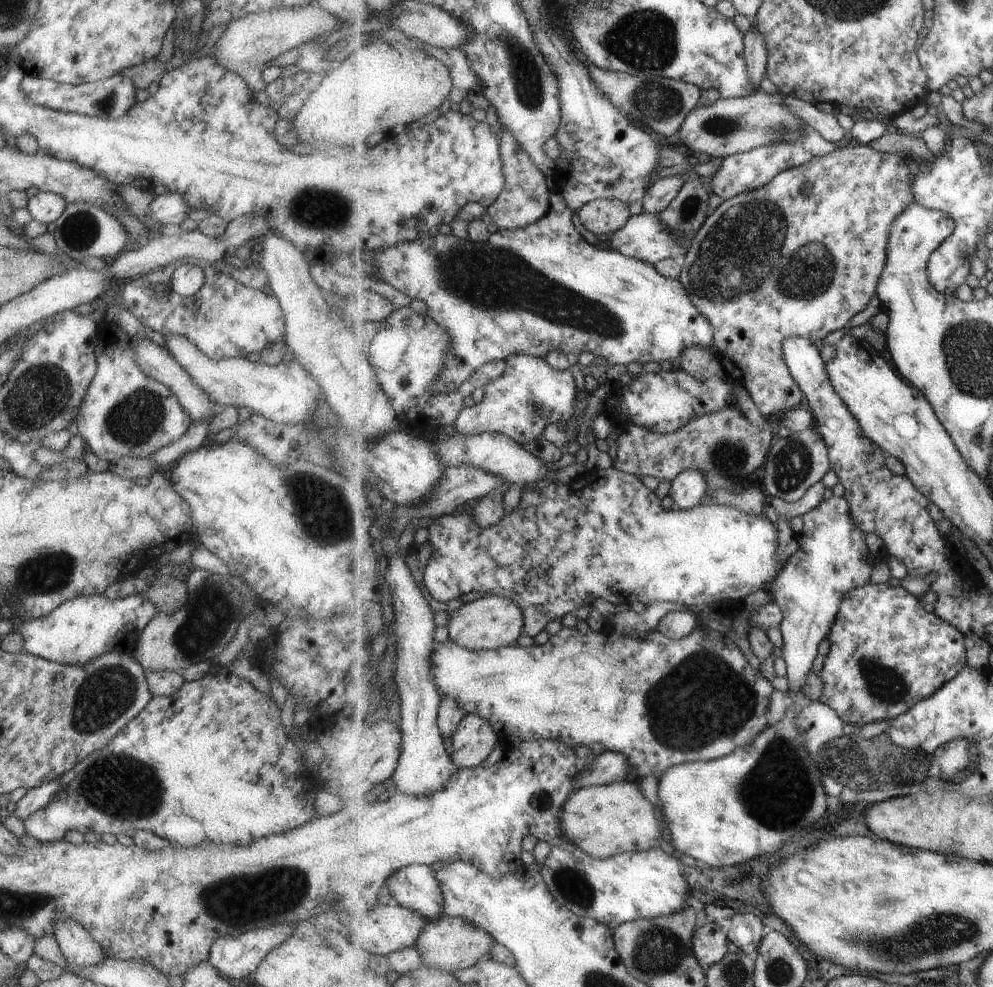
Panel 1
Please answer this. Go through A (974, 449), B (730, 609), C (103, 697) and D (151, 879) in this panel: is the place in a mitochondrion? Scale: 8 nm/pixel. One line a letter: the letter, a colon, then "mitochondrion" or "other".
A: other
B: other
C: mitochondrion
D: other

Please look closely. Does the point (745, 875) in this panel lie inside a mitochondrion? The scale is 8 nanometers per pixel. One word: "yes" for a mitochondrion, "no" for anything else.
no

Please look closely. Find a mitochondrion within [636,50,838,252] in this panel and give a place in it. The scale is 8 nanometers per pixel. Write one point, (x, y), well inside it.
(717, 125)

